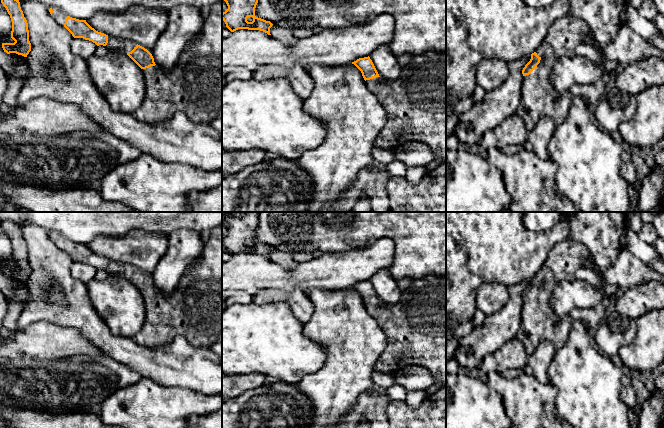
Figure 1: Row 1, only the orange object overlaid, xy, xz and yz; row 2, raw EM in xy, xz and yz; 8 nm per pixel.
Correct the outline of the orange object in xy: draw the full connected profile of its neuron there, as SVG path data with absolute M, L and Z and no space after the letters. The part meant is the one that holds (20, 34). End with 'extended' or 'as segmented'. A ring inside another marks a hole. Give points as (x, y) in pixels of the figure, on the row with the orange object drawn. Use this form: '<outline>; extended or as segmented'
M1 0L12 21L11 38L14 43L2 43L2 48L7 54L16 53L27 57L31 51L29 41L28 23L20 7L19 0Z; as segmented

